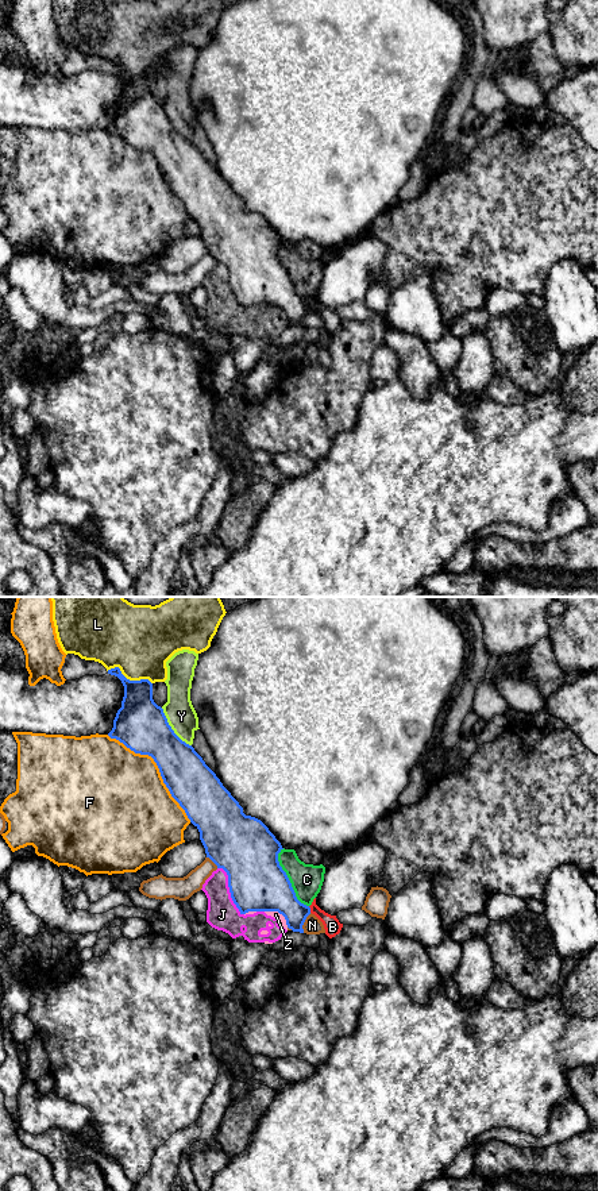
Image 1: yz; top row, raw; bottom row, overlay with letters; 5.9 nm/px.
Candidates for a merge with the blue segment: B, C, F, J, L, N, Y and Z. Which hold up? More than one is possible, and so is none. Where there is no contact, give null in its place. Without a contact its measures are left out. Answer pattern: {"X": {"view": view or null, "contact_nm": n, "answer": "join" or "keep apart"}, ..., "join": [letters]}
{"B": {"view": "yz", "contact_nm": 40, "answer": "keep apart"}, "C": {"view": "yz", "contact_nm": 380, "answer": "keep apart"}, "F": {"view": "yz", "contact_nm": 700, "answer": "keep apart"}, "J": {"view": "yz", "contact_nm": 320, "answer": "keep apart"}, "L": {"view": "yz", "contact_nm": 280, "answer": "keep apart"}, "N": {"view": "yz", "contact_nm": 130, "answer": "keep apart"}, "Y": {"view": "yz", "contact_nm": 300, "answer": "keep apart"}, "Z": {"view": "yz", "contact_nm": 170, "answer": "keep apart"}, "join": []}

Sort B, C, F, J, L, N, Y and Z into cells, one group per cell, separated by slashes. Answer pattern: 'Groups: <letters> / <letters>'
Groups: B / C J Z / F / L / N / Y

